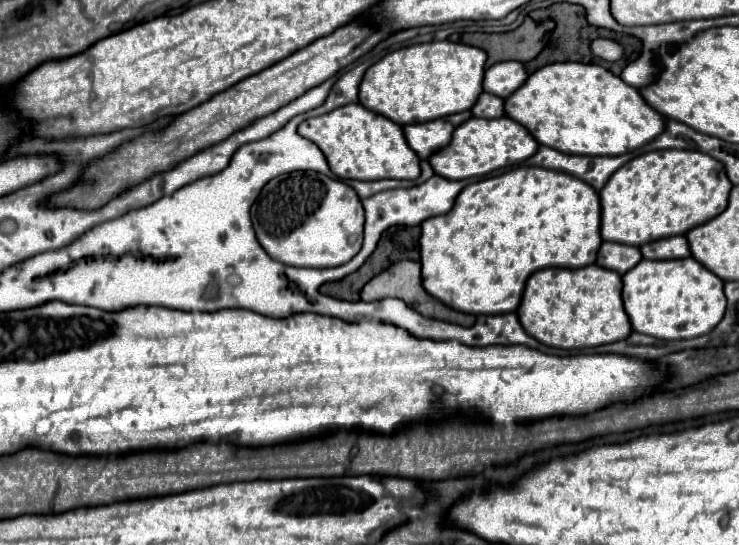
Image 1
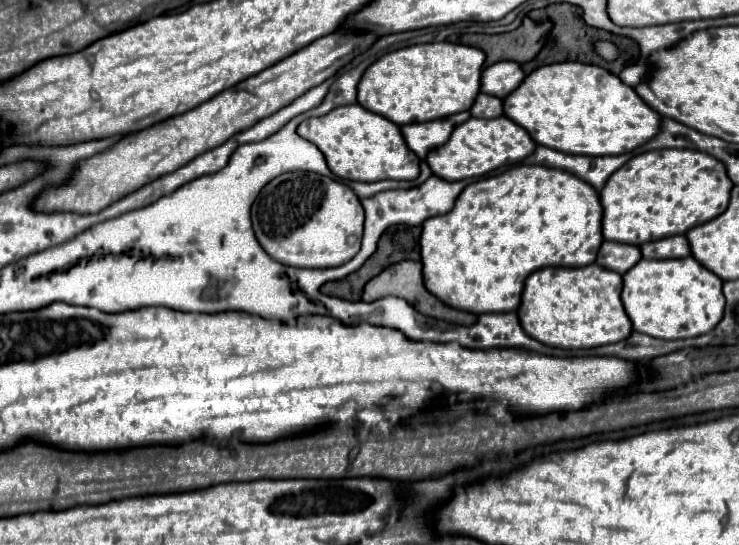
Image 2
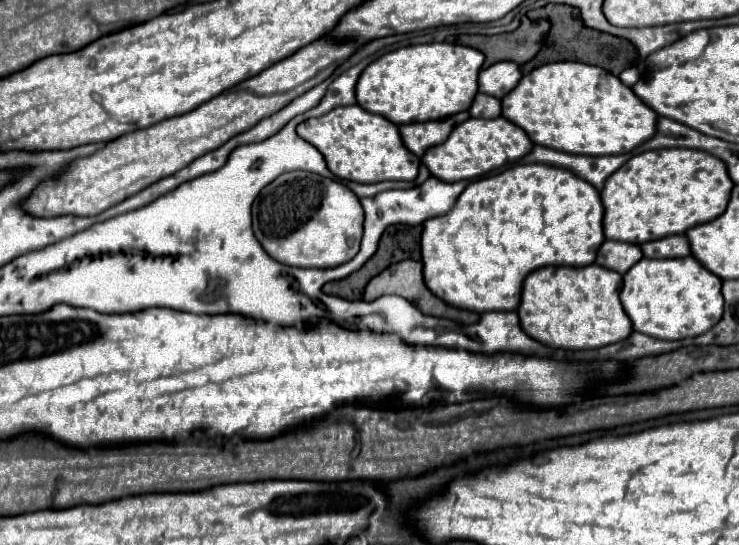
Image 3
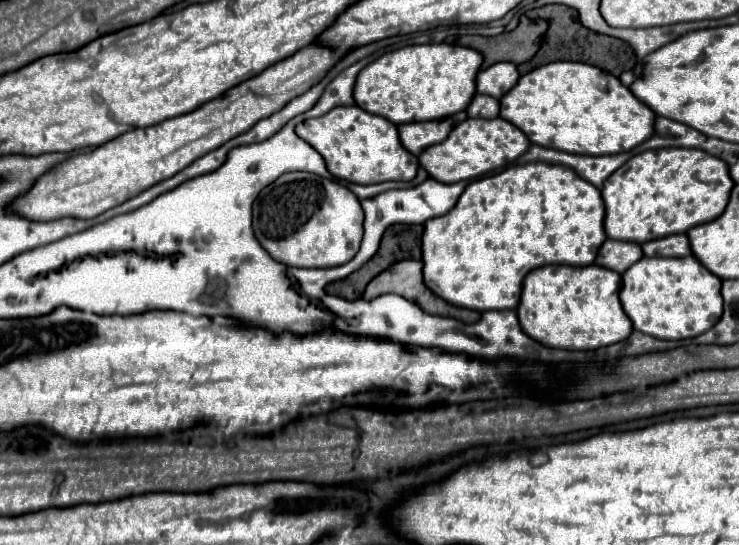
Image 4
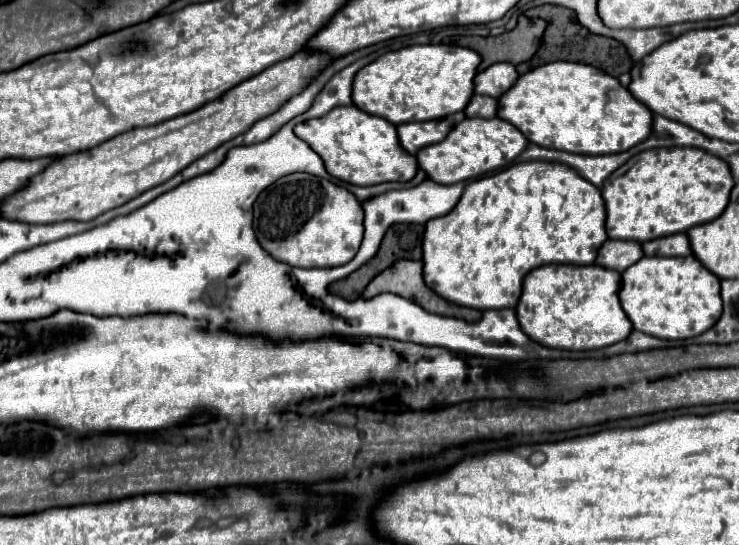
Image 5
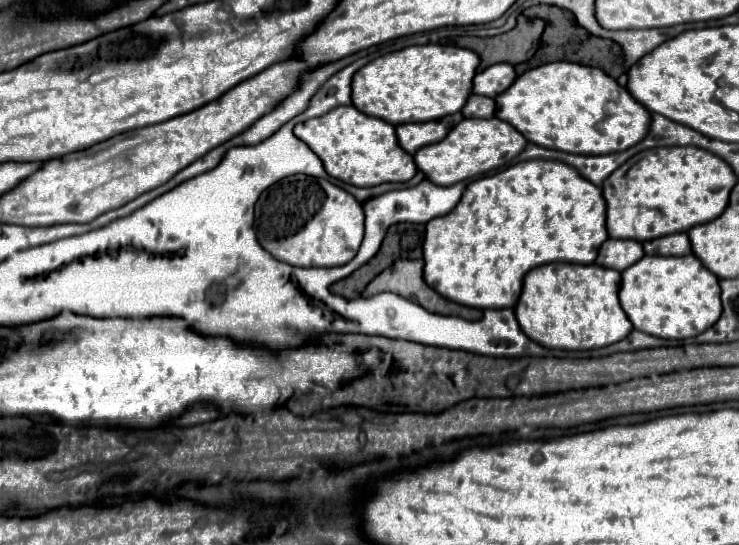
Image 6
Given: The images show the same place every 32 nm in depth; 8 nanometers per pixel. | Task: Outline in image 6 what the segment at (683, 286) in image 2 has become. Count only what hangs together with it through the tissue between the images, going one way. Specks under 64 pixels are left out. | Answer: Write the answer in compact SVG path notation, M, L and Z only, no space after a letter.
M644 256L630 268L622 272L622 288L620 288L620 304L624 312L628 314L630 322L636 330L658 336L658 338L670 338L670 340L684 340L702 334L710 326L716 324L722 312L720 302L720 286L718 278L708 272L700 260L690 256Z

